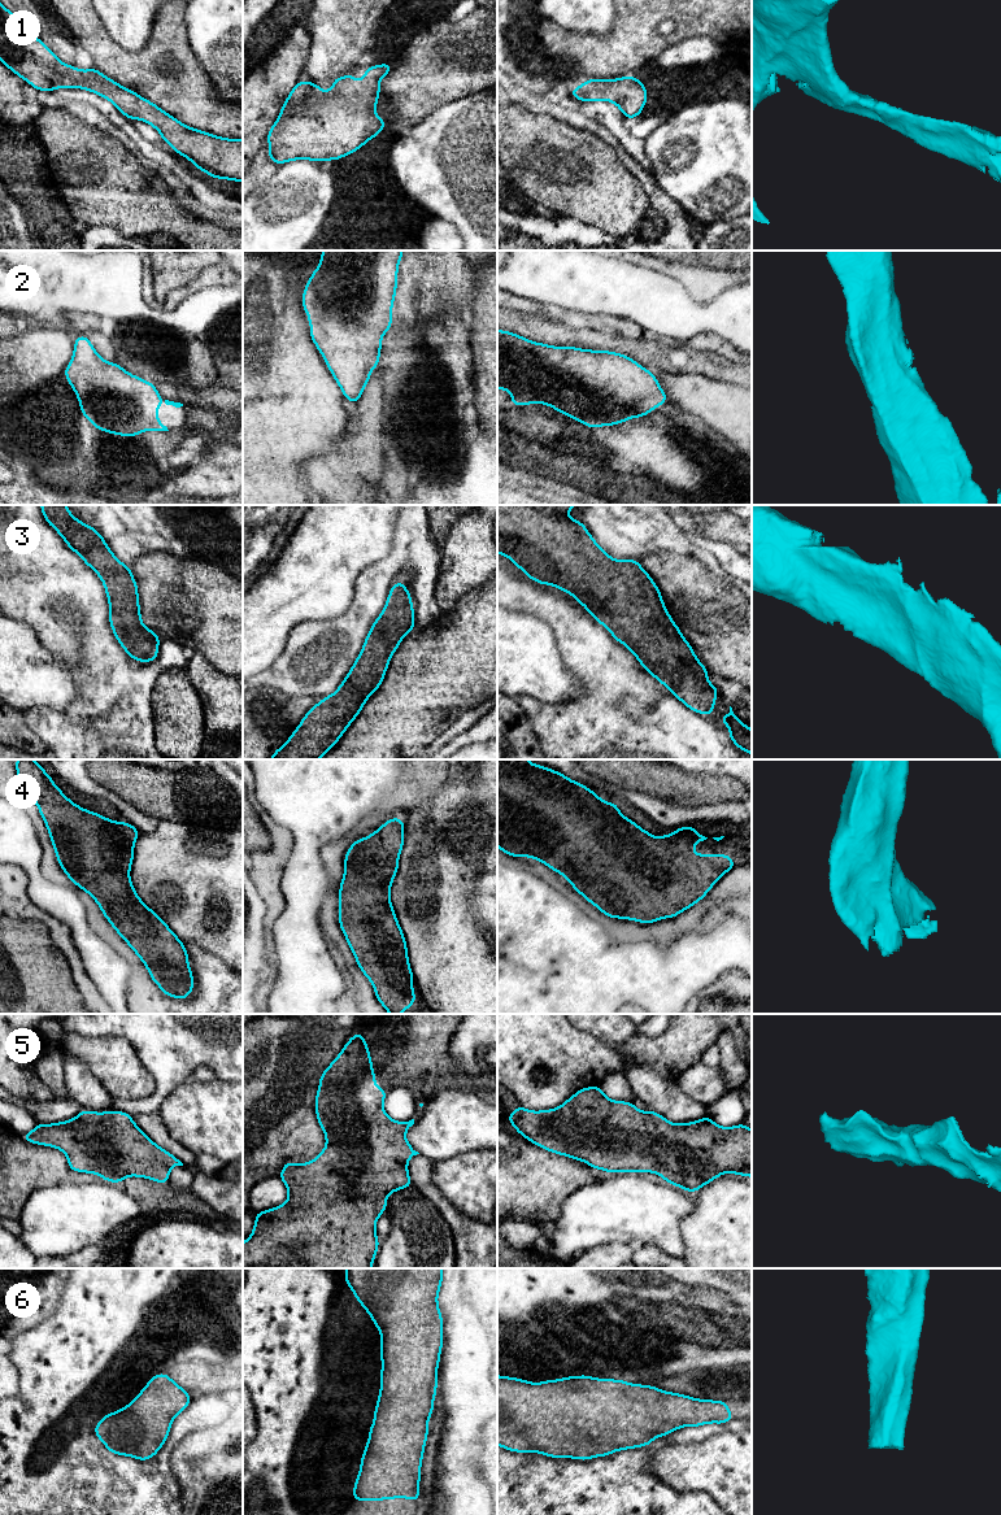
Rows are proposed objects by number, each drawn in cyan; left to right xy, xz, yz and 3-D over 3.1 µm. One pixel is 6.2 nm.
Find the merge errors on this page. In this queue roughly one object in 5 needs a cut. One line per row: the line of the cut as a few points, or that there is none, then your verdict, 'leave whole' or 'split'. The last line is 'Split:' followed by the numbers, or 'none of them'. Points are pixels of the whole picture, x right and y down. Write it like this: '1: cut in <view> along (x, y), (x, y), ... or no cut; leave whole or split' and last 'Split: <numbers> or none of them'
1: no cut; leave whole
2: no cut; leave whole
3: no cut; leave whole
4: no cut; leave whole
5: no cut; leave whole
6: no cut; leave whole
Split: none of them

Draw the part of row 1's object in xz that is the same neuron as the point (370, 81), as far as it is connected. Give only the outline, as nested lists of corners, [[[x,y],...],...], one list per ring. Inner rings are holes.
[[[369,66],[360,82],[353,73],[336,77],[326,92],[313,82],[299,80],[266,136],[269,158],[278,165],[295,160],[336,161],[384,131],[386,121],[375,114],[375,104],[379,80],[392,66]]]

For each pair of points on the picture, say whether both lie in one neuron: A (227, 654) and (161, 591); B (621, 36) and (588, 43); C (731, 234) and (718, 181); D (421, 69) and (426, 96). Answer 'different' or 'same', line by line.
A: same
B: same
C: different
D: same

